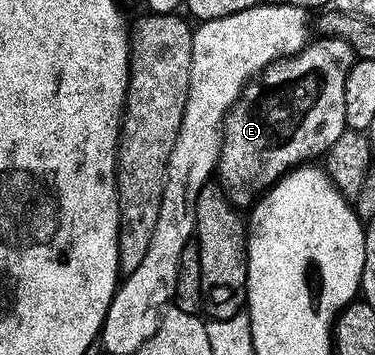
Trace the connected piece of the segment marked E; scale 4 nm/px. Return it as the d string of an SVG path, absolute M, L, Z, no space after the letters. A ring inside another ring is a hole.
M324 37L318 40L318 43L317 40L310 42L298 55L279 59L266 71L262 71L246 87L241 99L230 109L225 119L225 133L221 137L219 182L238 209L252 208L269 188L285 178L290 171L328 155L335 141L339 141L339 137L343 137L347 130L347 77L353 64L358 62L357 54L343 40Z

